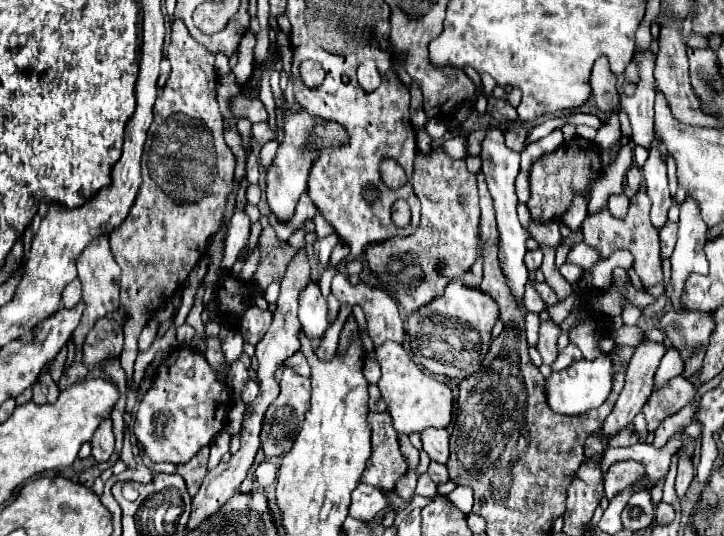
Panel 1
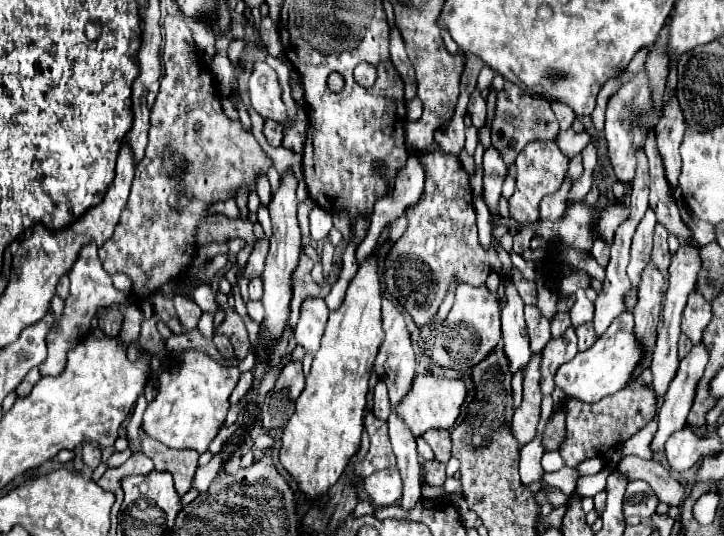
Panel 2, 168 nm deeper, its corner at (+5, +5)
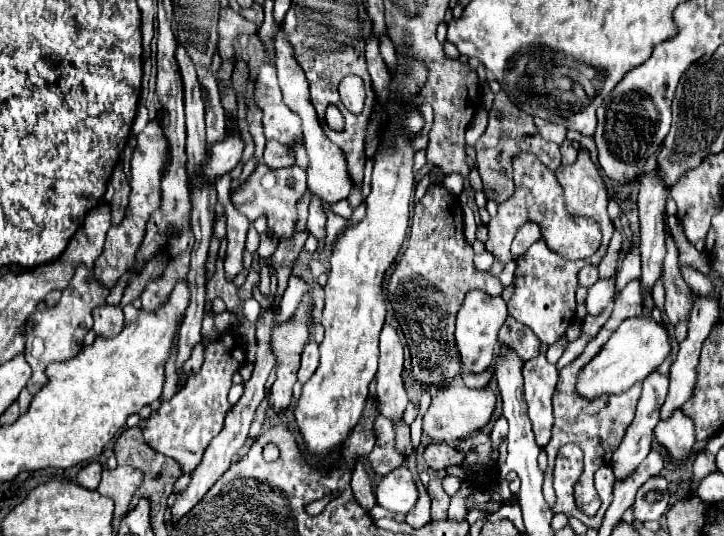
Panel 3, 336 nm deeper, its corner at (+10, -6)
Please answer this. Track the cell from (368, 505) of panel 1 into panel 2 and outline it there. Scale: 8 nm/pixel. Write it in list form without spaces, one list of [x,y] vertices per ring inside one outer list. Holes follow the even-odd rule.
[[[390,467],[386,471],[378,471],[366,477],[366,491],[374,507],[396,505],[402,497],[402,477],[398,469]]]

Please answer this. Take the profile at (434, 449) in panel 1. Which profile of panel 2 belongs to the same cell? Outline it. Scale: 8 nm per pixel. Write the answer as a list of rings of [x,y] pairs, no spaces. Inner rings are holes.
[[[430,429],[430,431],[424,433],[424,439],[432,447],[438,461],[446,463],[450,459],[450,431]]]

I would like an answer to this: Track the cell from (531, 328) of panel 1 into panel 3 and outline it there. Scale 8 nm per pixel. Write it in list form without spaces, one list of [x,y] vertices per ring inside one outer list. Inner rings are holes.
[[[509,316],[505,320],[505,324],[499,332],[499,342],[511,346],[523,360],[535,358],[541,350],[541,342],[533,334],[533,330],[529,330],[529,326],[517,322],[513,316]]]

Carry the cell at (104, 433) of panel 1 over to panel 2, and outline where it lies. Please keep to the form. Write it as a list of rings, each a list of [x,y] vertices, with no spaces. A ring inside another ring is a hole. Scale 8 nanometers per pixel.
[[[84,443],[84,447],[82,447],[82,459],[84,459],[84,463],[86,463],[88,467],[96,469],[96,467],[100,465],[100,461],[102,461],[102,455],[100,455],[98,445],[94,445],[94,443]]]

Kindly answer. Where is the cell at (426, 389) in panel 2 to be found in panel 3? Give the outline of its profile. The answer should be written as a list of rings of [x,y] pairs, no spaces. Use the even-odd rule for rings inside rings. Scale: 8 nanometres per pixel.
[[[463,384],[441,388],[433,396],[431,406],[423,416],[423,432],[435,442],[455,444],[457,440],[467,438],[473,432],[481,430],[489,422],[493,408],[495,408],[495,394],[491,390],[471,390]]]

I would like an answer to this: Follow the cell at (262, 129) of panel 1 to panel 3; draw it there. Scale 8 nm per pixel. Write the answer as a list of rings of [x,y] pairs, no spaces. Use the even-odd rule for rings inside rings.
[[[269,140],[265,146],[265,154],[263,154],[263,162],[269,168],[285,168],[285,166],[293,166],[295,164],[295,156],[289,150],[289,146],[285,144],[277,144],[275,140]]]

